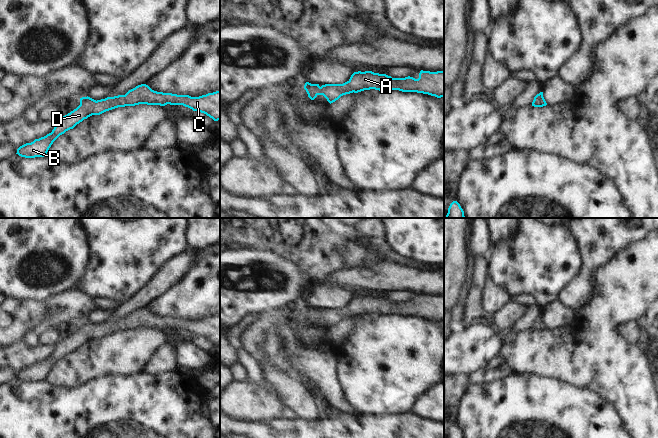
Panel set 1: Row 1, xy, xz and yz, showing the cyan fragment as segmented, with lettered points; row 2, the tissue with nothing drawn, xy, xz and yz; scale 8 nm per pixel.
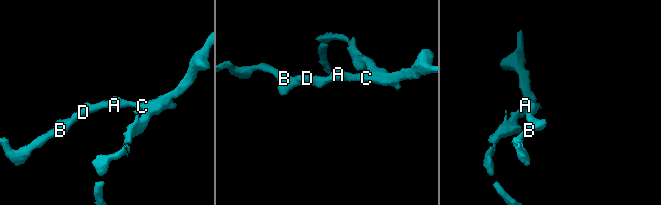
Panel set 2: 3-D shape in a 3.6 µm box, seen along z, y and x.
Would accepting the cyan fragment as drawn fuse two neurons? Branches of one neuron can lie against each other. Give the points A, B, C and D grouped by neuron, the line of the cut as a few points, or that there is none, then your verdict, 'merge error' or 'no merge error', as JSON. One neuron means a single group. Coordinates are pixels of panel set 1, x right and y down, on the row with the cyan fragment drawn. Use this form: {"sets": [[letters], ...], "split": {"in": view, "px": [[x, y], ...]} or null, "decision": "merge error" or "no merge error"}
{"sets": [["A", "B", "C", "D"]], "split": null, "decision": "no merge error"}

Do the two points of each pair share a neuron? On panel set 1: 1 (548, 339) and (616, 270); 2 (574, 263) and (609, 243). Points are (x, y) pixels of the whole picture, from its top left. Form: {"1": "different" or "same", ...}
{"1": "same", "2": "different"}

